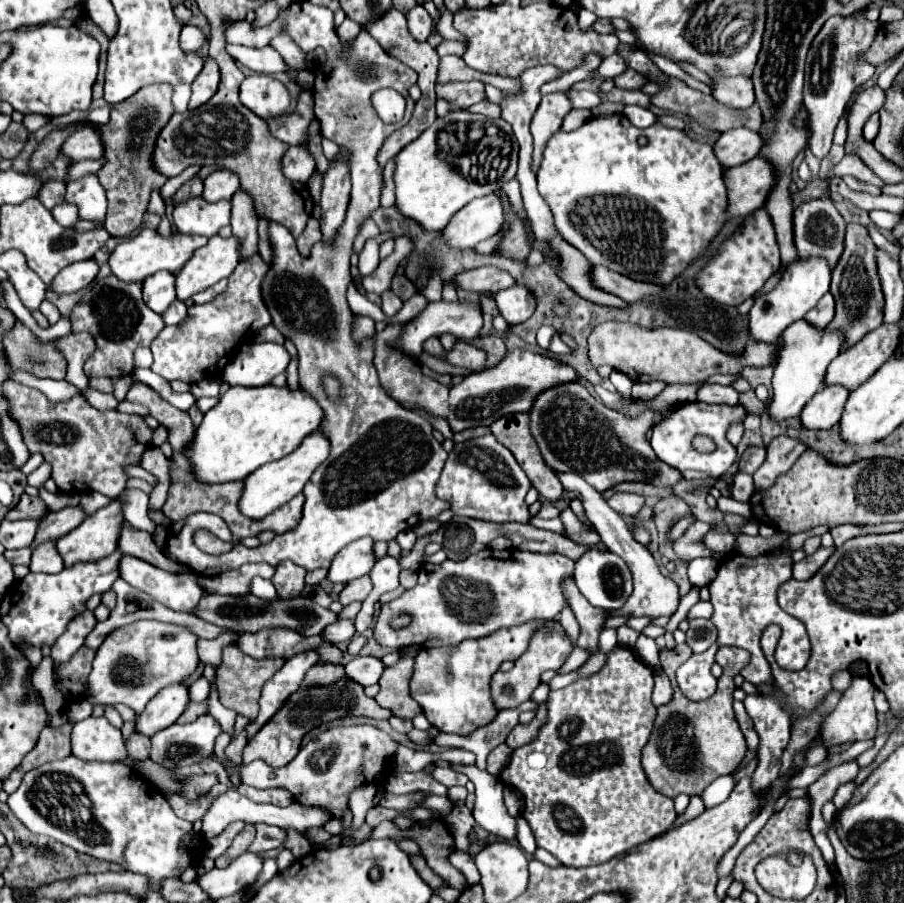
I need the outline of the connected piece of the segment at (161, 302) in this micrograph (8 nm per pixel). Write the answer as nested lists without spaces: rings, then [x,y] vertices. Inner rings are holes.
[[[159,271],[145,279],[143,283],[143,299],[147,307],[151,307],[155,313],[163,313],[175,299],[175,273],[171,271]]]

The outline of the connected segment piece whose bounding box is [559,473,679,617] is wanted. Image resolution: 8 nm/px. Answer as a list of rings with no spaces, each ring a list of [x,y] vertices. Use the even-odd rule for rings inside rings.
[[[575,473],[559,475],[559,481],[561,481],[563,487],[569,489],[577,499],[581,499],[589,521],[595,525],[595,529],[597,529],[597,533],[599,533],[599,537],[601,537],[601,543],[603,543],[609,551],[613,551],[613,553],[617,553],[619,557],[623,557],[625,563],[629,565],[631,573],[633,573],[633,595],[627,599],[623,611],[611,611],[609,615],[671,617],[671,615],[677,611],[677,605],[679,605],[677,585],[675,585],[671,579],[667,579],[667,577],[663,577],[663,575],[659,573],[653,555],[631,537],[631,531],[629,531],[627,523],[621,519],[621,515],[615,513],[615,511],[611,511],[611,507],[609,507],[607,501],[603,499],[603,495],[601,495],[599,491],[595,491],[587,481],[579,479],[579,475],[575,475]]]

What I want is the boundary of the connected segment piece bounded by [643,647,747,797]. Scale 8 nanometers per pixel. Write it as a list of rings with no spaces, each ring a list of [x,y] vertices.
[[[723,647],[717,663],[723,667],[723,675],[717,681],[717,691],[709,699],[697,703],[689,701],[679,687],[675,687],[673,701],[657,709],[657,729],[651,735],[647,749],[643,749],[643,771],[647,781],[651,781],[663,795],[699,795],[709,783],[715,781],[715,777],[731,775],[745,757],[745,737],[735,721],[731,703],[735,691],[733,677],[747,663],[747,651]]]

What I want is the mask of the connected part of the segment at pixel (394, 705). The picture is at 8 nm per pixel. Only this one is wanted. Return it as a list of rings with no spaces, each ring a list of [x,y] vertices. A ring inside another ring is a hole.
[[[403,657],[393,667],[387,667],[379,679],[381,691],[377,693],[375,701],[381,707],[387,707],[393,715],[413,719],[421,713],[421,707],[417,701],[409,695],[409,679],[413,673],[413,659]]]

